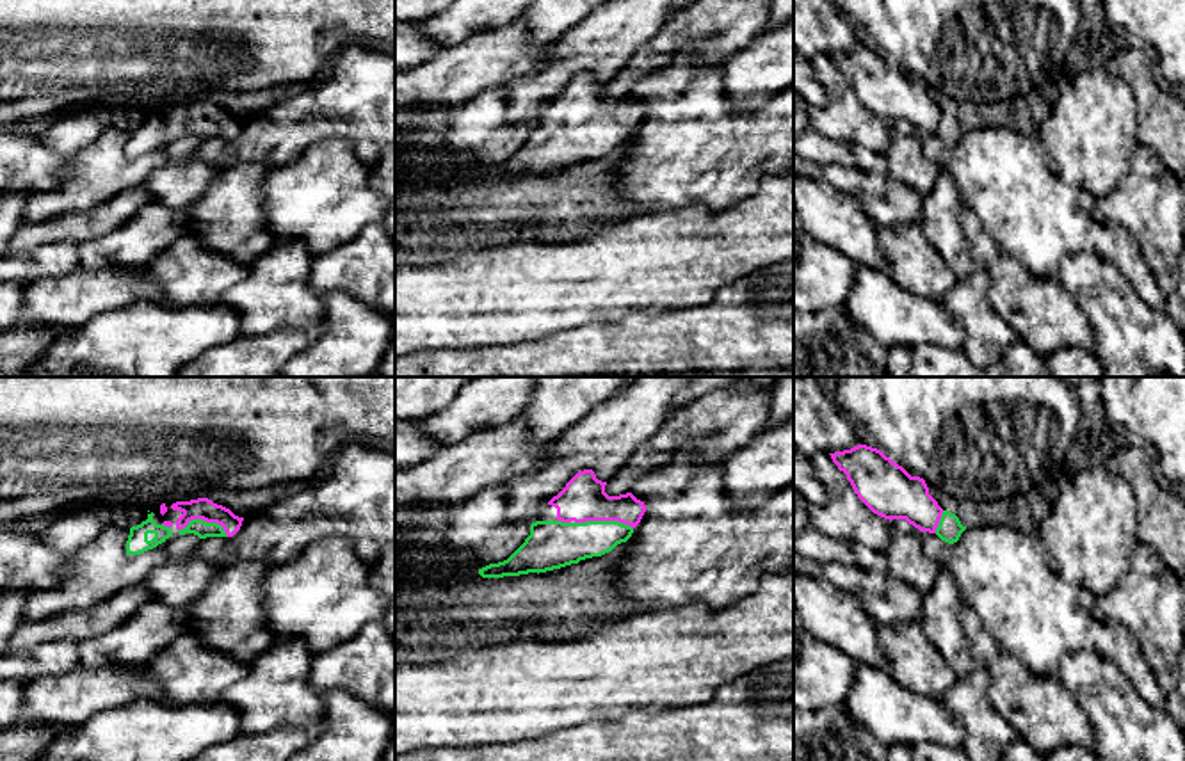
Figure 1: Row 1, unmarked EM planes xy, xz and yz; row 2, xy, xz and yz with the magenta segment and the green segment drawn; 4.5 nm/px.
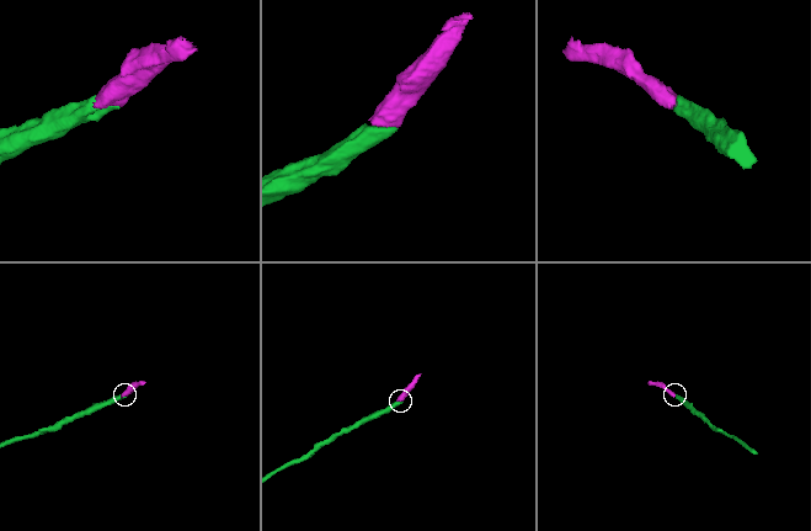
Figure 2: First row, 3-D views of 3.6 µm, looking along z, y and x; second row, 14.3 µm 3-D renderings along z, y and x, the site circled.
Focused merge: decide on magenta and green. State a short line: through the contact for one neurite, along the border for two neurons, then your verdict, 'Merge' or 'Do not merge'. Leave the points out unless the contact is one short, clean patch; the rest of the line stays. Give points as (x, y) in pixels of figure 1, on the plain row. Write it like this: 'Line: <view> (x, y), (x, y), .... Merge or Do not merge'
Line: xz (584, 100), (604, 121), (584, 141), (556, 146). Merge

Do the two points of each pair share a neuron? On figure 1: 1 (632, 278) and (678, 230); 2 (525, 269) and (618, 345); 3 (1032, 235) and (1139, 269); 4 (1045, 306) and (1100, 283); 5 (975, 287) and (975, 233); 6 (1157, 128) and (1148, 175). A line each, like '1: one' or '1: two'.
1: one
2: two
3: one
4: two
5: two
6: two

